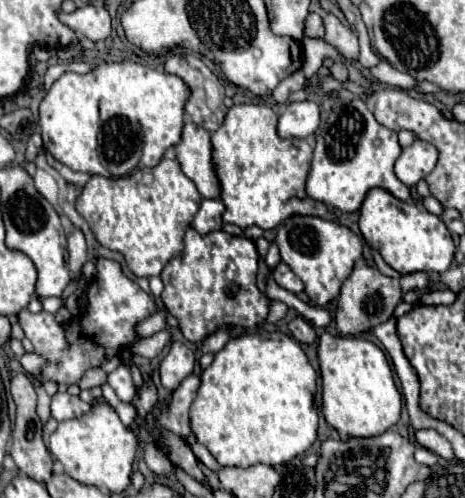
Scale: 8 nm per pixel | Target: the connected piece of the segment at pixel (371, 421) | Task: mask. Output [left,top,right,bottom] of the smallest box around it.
[319,332,401,438]

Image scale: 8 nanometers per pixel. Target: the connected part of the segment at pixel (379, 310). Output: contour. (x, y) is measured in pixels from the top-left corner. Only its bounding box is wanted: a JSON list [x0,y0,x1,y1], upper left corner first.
[335,266,431,334]

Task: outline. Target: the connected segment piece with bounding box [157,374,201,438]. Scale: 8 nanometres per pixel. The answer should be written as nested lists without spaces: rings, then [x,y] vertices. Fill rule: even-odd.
[[[191,374],[181,382],[181,386],[173,392],[169,406],[163,410],[163,414],[157,420],[159,430],[171,430],[183,438],[189,436],[191,432],[189,430],[189,408],[197,396],[199,384],[201,384],[201,378],[197,374]]]

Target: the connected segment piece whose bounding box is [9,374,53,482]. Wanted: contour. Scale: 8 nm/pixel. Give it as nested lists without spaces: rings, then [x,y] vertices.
[[[13,374],[11,378],[11,394],[13,394],[13,400],[17,404],[17,418],[15,418],[15,426],[13,426],[13,442],[11,442],[11,448],[9,448],[9,454],[11,458],[15,460],[17,468],[27,474],[29,478],[37,480],[37,482],[47,482],[51,480],[51,454],[47,450],[47,446],[43,444],[41,440],[41,420],[35,412],[35,404],[37,404],[37,394],[31,386],[31,382],[27,380],[25,374]]]

